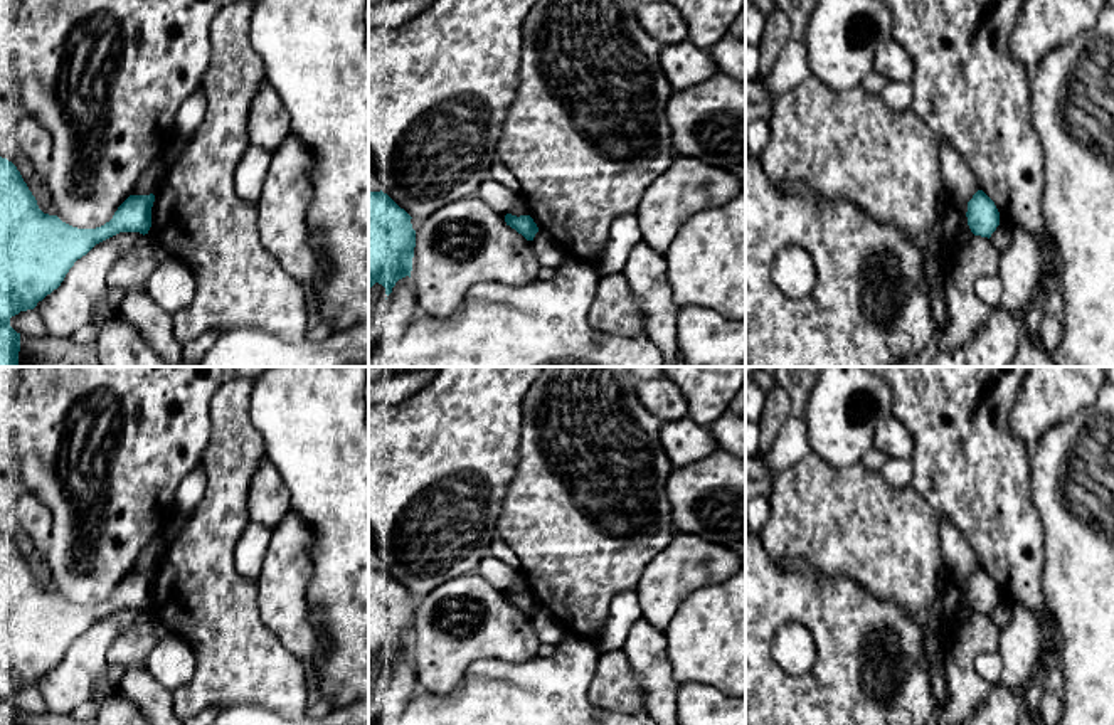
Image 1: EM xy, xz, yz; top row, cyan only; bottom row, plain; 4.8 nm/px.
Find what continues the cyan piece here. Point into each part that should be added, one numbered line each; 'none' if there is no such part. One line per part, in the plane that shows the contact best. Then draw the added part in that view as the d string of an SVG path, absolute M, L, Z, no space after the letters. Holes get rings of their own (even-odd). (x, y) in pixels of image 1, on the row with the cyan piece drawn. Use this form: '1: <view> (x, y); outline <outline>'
none

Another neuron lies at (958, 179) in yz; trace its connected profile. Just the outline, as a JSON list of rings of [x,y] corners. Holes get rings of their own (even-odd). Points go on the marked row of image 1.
[[[944,141],[939,143],[939,155],[941,175],[946,192],[951,197],[969,202],[979,190],[979,185],[969,165],[949,143]]]

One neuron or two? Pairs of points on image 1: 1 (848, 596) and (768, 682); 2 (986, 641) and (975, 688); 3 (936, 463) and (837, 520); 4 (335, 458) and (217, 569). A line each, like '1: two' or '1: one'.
1: one
2: one
3: two
4: two

